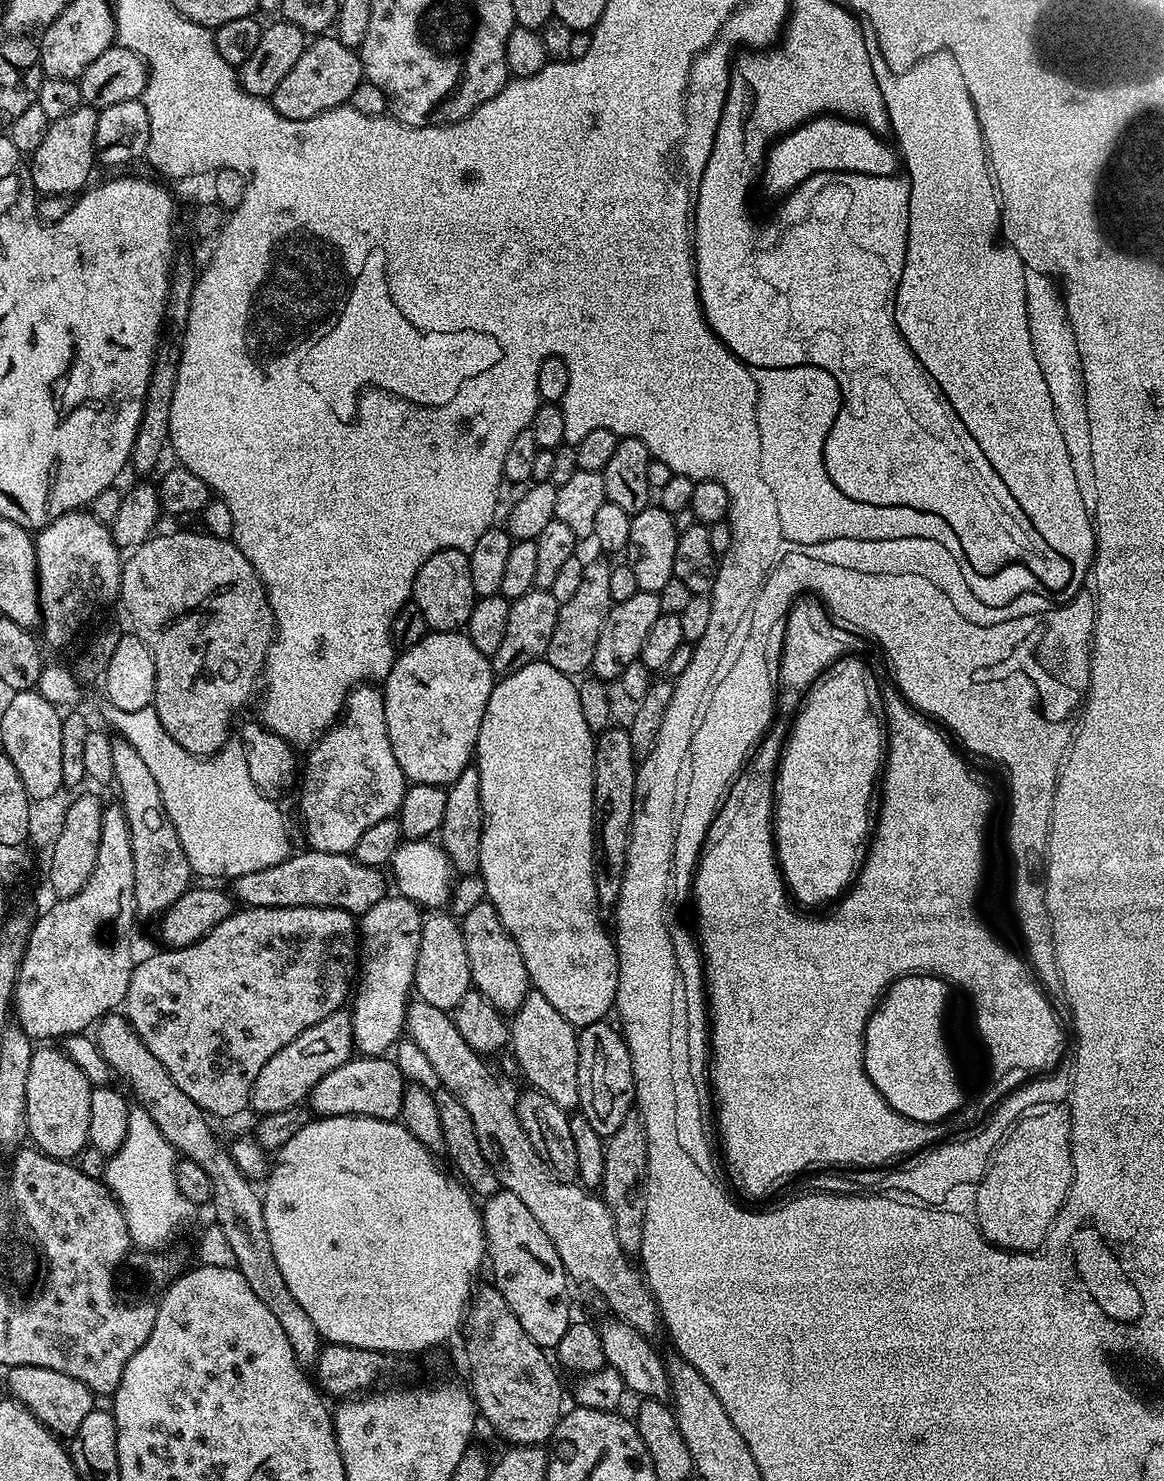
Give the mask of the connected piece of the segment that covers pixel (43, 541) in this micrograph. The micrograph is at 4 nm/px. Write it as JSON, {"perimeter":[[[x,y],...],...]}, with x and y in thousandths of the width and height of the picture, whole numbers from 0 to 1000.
{"perimeter":[[[66,344],[64,346],[58,346],[51,348],[46,352],[43,352],[39,357],[34,357],[30,360],[29,364],[31,365],[31,398],[34,399],[34,421],[33,422],[34,426],[38,426],[37,434],[42,435],[45,438],[55,438],[69,426],[72,424],[72,421],[82,415],[86,411],[86,407],[93,408],[97,404],[98,406],[103,401],[103,385],[105,383],[105,373],[100,369],[98,363],[95,359],[94,354],[86,354],[79,349],[78,345]]]}

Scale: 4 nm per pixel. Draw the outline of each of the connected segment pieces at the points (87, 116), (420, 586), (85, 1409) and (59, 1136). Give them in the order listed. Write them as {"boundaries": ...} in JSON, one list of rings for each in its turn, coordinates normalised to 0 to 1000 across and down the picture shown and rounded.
{"boundaries":[[[[70,72],[60,74],[57,80],[50,80],[42,83],[40,93],[36,93],[33,101],[26,103],[27,122],[35,133],[58,134],[68,130],[76,124],[79,110],[82,111],[84,108],[81,99],[81,88],[84,88],[82,76],[83,74],[78,72]]],[[[384,370],[369,377],[359,385],[354,396],[353,407],[363,412],[369,425],[372,427],[390,427],[398,425],[402,421],[411,403],[407,393],[404,391],[404,379],[401,372]]],[[[12,922],[6,924],[7,937],[9,945],[15,945],[33,960],[36,960],[45,969],[49,971],[61,971],[64,970],[67,963],[74,955],[80,953],[78,949],[79,939],[67,930],[60,930],[50,925],[43,925],[40,922]]],[[[34,706],[26,714],[26,725],[22,727],[22,755],[27,772],[46,783],[61,784],[68,781],[71,775],[76,774],[76,764],[77,763],[77,739],[80,732],[60,717],[60,714],[48,706]]]]}

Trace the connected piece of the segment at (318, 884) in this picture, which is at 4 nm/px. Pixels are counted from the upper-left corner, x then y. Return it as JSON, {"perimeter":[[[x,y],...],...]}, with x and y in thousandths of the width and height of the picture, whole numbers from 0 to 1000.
{"perimeter":[[[260,575],[255,578],[245,578],[239,585],[229,585],[229,587],[218,587],[215,590],[198,592],[198,604],[207,611],[215,613],[290,613],[302,616],[307,620],[318,614],[321,609],[332,604],[327,587],[311,585],[305,577],[298,575]]]}

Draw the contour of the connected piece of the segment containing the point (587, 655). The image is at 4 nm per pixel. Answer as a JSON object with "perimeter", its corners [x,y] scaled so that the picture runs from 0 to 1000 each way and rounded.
{"perimeter":[[[506,377],[503,380],[497,399],[490,403],[490,406],[481,409],[479,420],[476,420],[473,436],[466,442],[466,445],[470,446],[473,450],[476,450],[476,452],[483,452],[483,455],[498,458],[508,452],[510,439],[514,436],[514,428],[517,428],[517,423],[527,409],[524,404],[525,384],[526,381],[523,379]]]}

